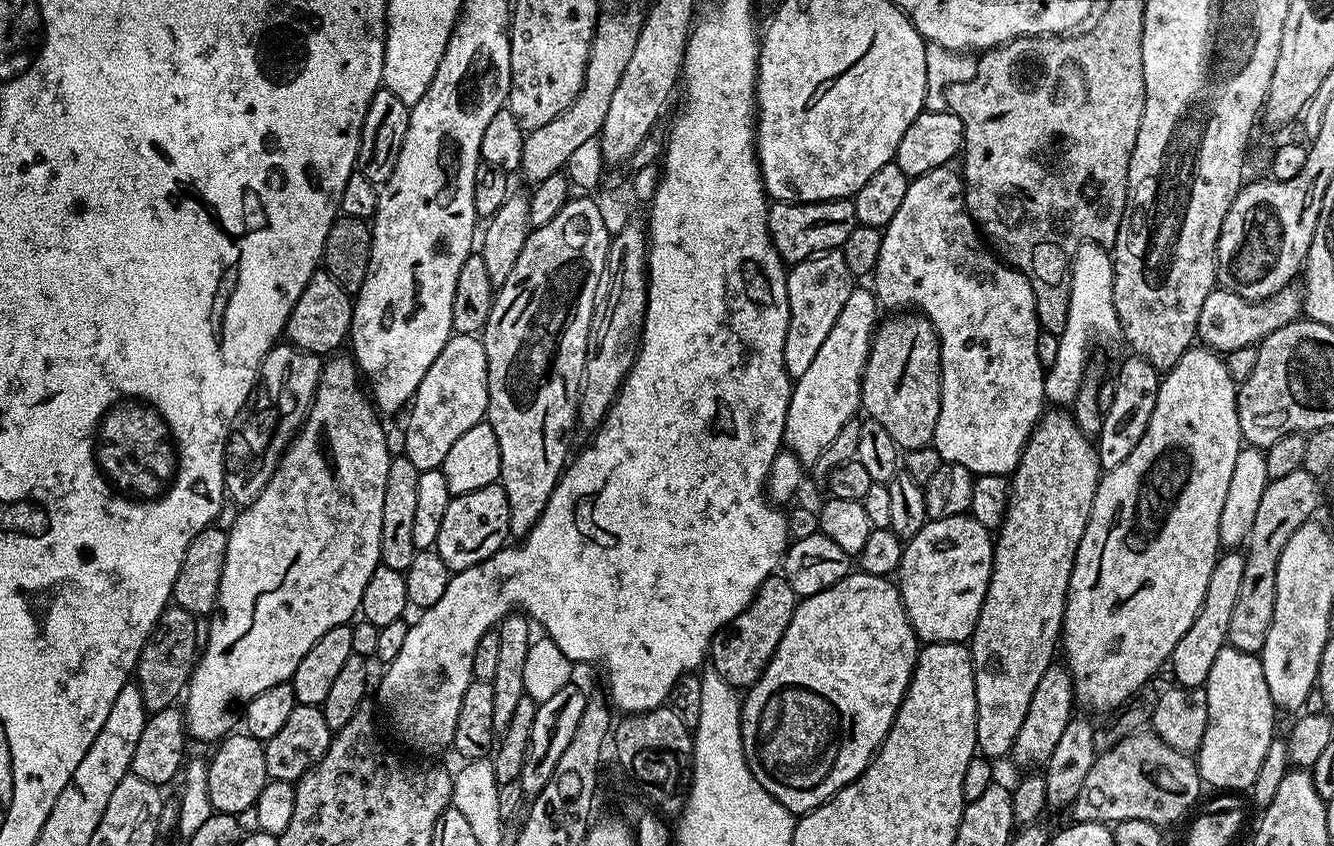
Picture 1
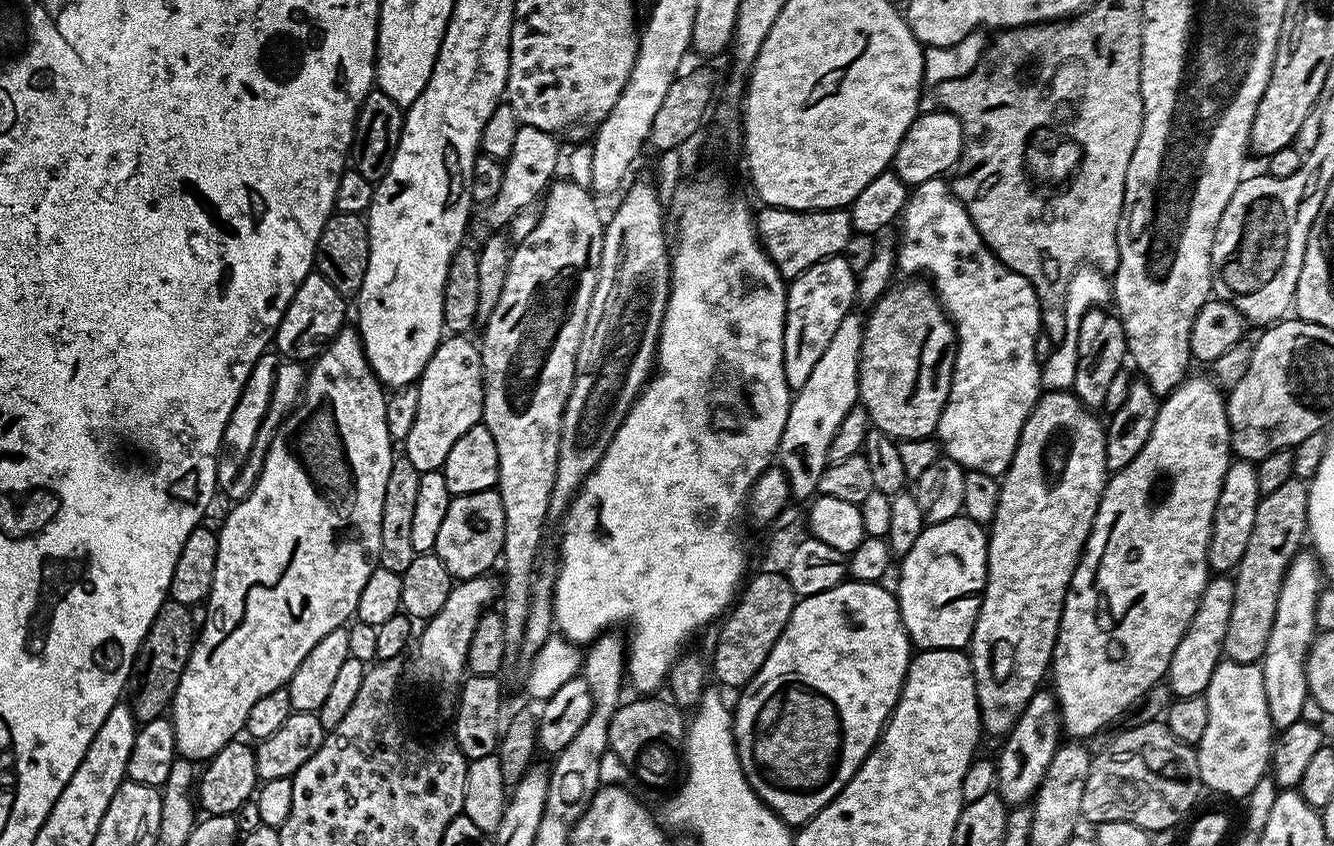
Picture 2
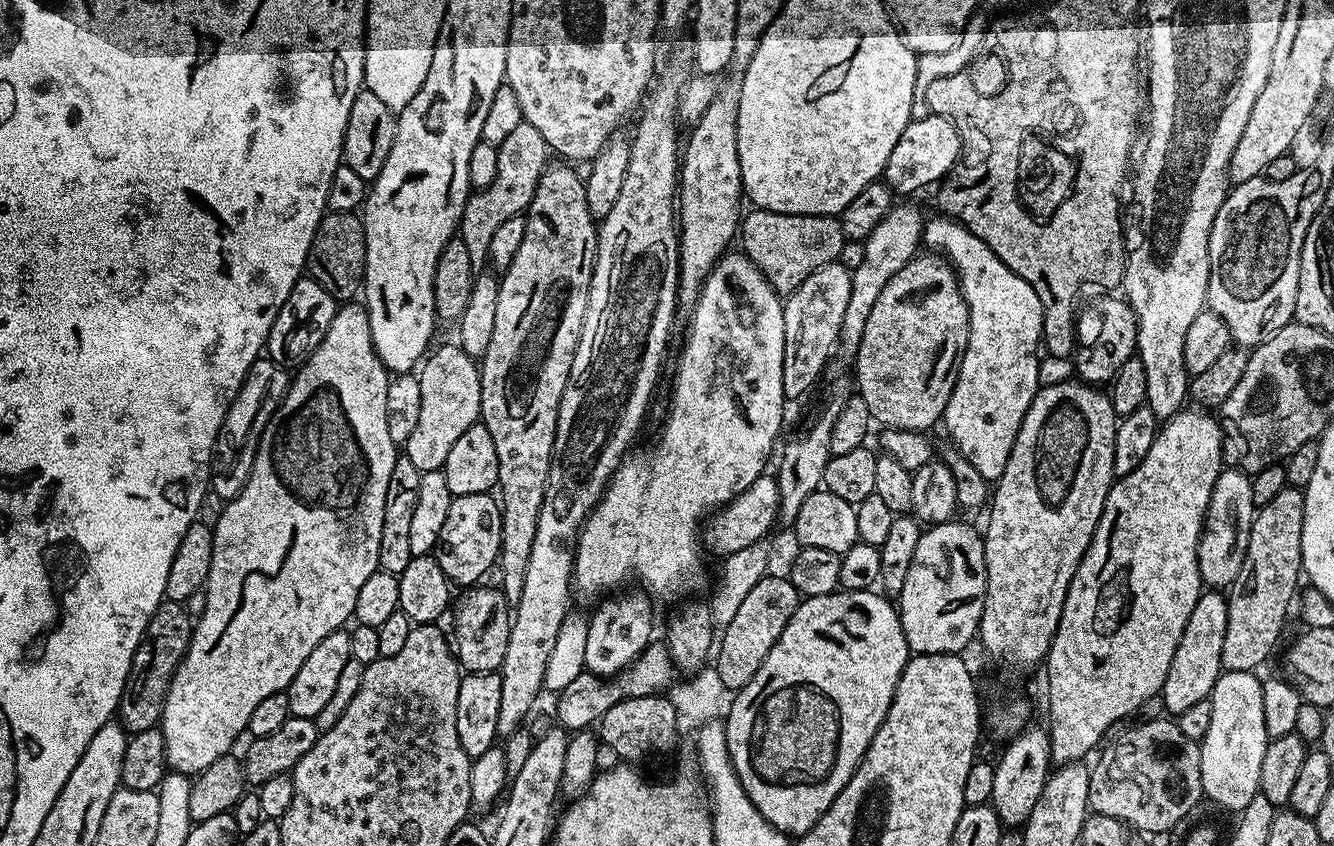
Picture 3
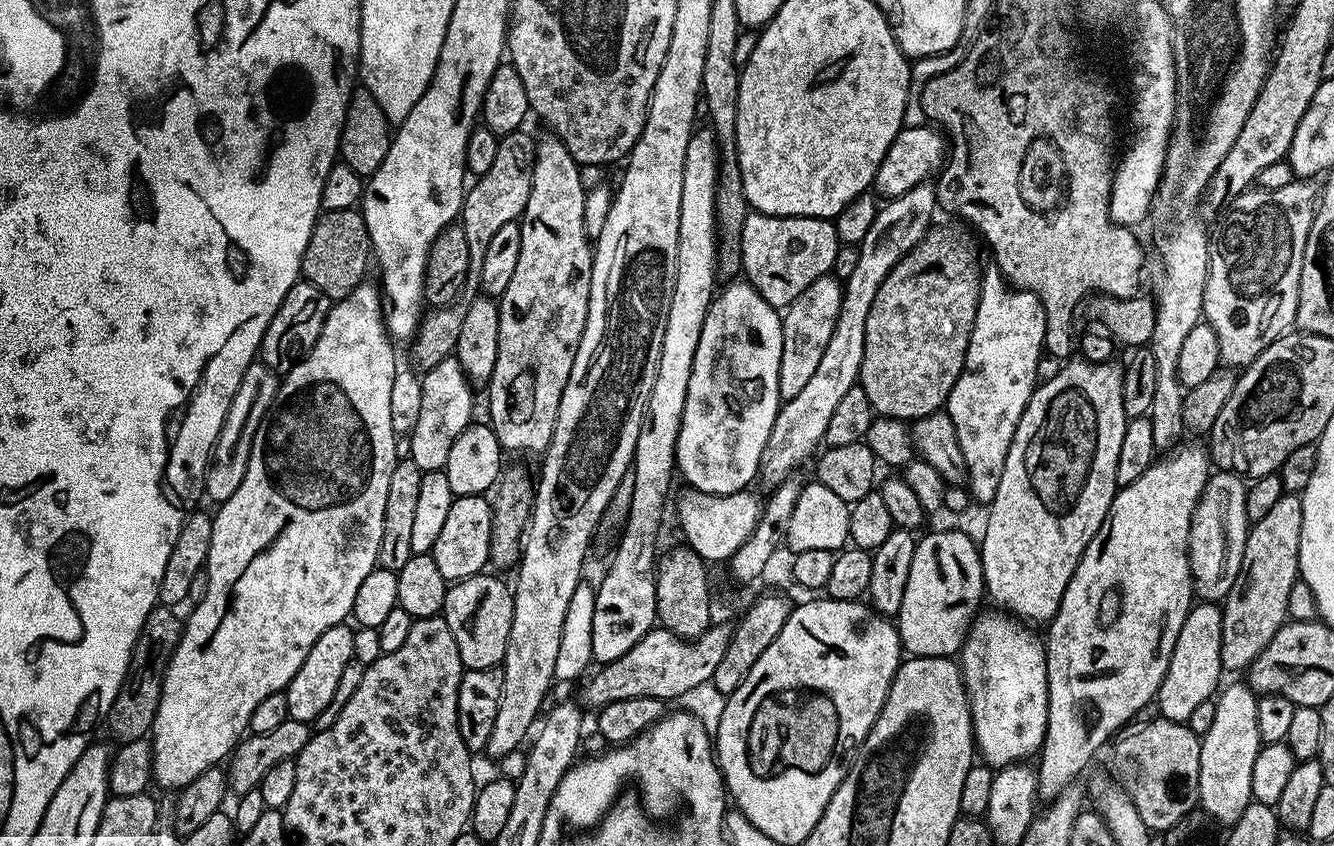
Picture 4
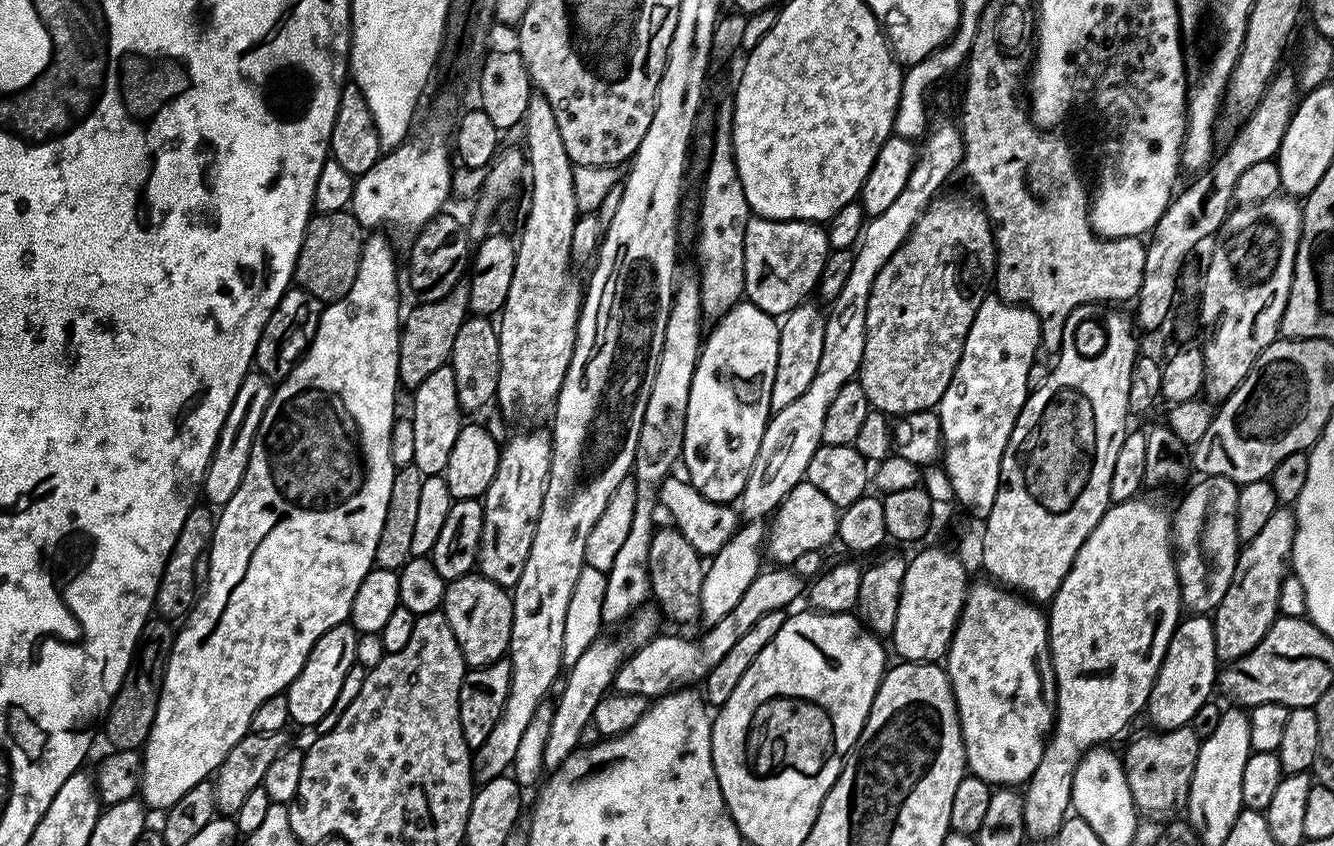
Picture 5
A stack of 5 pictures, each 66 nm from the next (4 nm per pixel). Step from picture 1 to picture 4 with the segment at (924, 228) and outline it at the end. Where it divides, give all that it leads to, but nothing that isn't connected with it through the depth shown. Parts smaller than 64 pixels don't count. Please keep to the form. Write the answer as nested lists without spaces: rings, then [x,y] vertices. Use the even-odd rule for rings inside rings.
[[[995,266],[983,269],[980,278],[980,301],[972,323],[968,349],[964,355],[964,369],[958,382],[954,382],[954,390],[950,390],[946,405],[956,427],[958,446],[962,446],[962,458],[966,458],[966,488],[967,491],[972,491],[971,499],[977,504],[991,505],[992,499],[998,494],[998,482],[1002,482],[1002,470],[1011,439],[1014,438],[1014,430],[1038,387],[1036,371],[1045,351],[1044,336],[1040,333],[1040,315],[1043,313],[1042,302],[1033,292],[1013,288]]]

